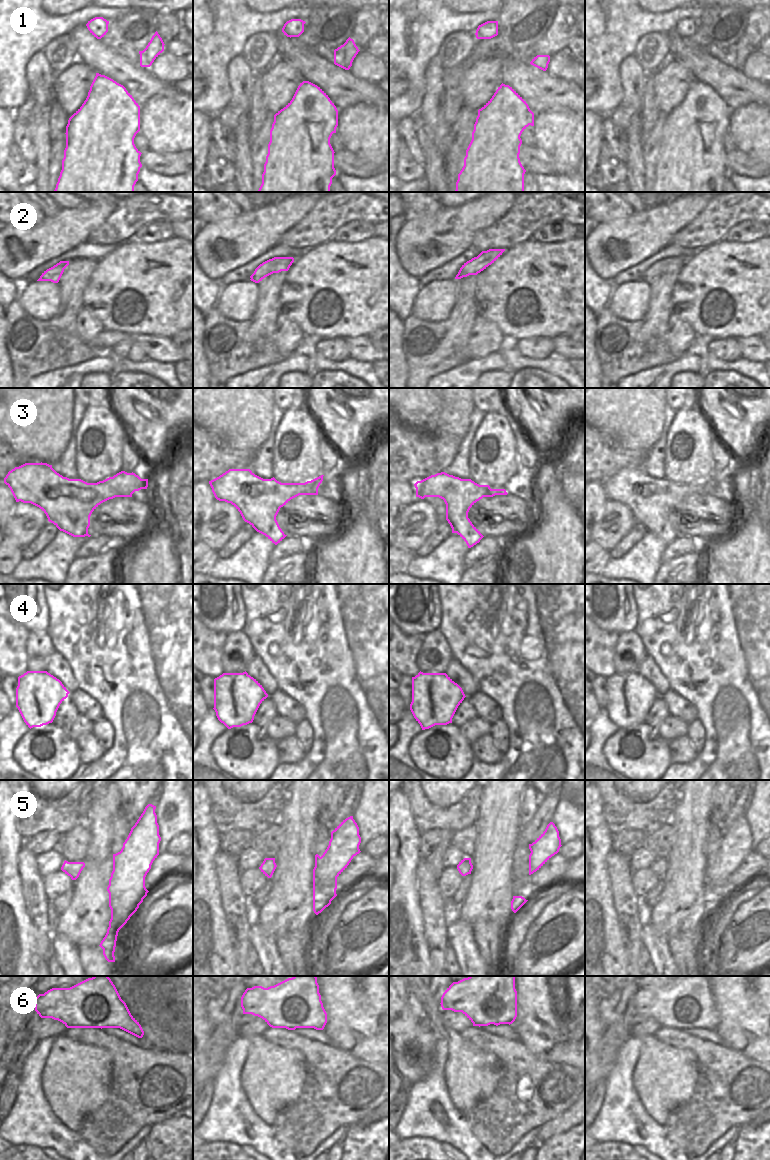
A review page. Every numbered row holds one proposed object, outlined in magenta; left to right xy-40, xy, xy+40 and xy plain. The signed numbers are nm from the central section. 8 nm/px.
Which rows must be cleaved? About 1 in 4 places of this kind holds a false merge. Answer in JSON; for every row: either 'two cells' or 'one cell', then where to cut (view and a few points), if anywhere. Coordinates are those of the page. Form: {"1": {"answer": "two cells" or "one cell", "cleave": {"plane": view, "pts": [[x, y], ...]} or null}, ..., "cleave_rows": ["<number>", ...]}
{"1": {"answer": "one cell", "cleave": null}, "2": {"answer": "one cell", "cleave": null}, "3": {"answer": "one cell", "cleave": null}, "4": {"answer": "one cell", "cleave": null}, "5": {"answer": "one cell", "cleave": null}, "6": {"answer": "one cell", "cleave": null}, "cleave_rows": []}

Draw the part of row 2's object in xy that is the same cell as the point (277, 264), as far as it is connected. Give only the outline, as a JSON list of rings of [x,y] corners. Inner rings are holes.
[[[274,257],[269,259],[255,269],[254,273],[250,276],[250,280],[259,283],[273,273],[288,271],[293,262],[293,257]]]

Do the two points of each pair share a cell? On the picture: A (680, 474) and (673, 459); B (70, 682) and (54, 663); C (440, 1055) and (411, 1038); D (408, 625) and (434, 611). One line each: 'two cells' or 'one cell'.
A: one cell
B: one cell
C: two cells
D: one cell

